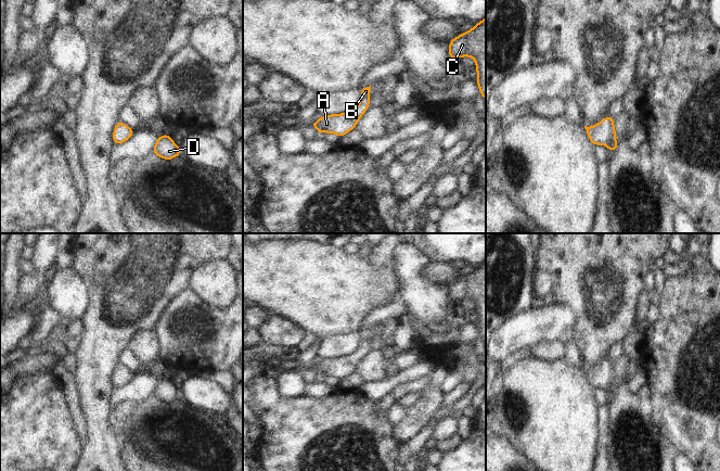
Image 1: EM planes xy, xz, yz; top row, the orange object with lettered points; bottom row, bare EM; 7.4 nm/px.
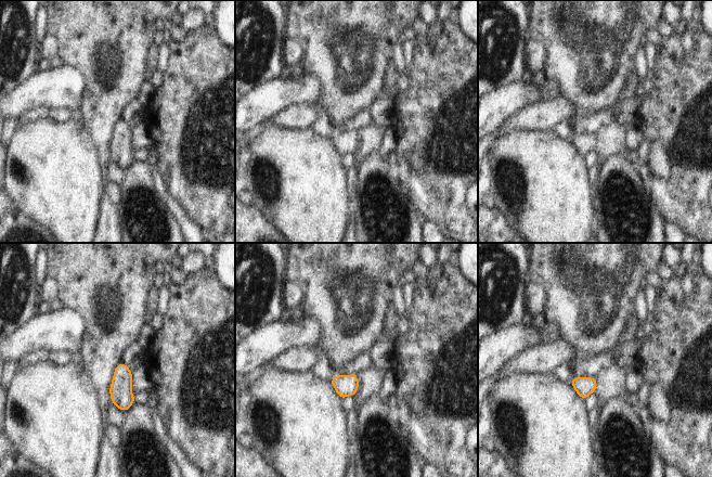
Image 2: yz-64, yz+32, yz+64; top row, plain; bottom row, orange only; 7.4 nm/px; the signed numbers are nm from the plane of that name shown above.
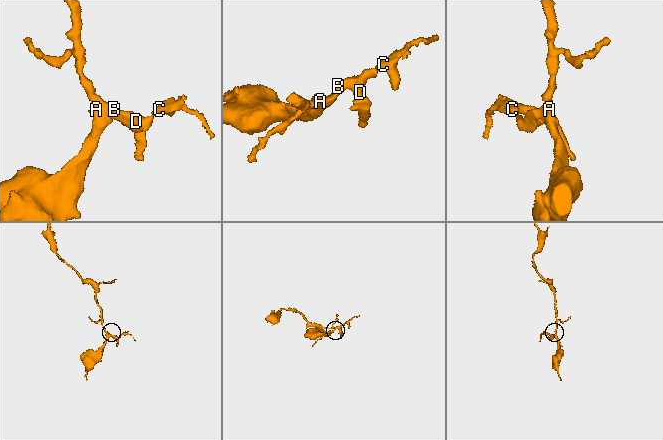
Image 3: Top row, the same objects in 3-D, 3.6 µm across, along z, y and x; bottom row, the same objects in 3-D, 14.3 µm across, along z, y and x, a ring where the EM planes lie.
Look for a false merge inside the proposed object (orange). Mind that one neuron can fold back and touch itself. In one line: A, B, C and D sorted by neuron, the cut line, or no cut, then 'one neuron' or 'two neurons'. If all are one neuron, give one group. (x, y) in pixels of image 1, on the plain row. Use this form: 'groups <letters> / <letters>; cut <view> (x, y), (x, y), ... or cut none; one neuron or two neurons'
groups A B C D; cut none; one neuron

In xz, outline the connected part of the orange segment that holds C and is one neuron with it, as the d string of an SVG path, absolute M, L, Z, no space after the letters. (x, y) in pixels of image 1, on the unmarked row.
M486 260L471 273L465 275L449 285L451 303L472 300L477 313L477 328L479 335L486 343Z

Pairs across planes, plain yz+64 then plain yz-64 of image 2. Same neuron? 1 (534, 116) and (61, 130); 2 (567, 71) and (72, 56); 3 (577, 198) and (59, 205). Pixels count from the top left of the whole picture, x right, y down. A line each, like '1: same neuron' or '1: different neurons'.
1: different neurons
2: same neuron
3: same neuron

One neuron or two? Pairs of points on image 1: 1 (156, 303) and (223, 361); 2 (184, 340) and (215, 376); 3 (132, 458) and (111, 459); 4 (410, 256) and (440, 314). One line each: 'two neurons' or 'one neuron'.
1: two neurons
2: two neurons
3: two neurons
4: one neuron

